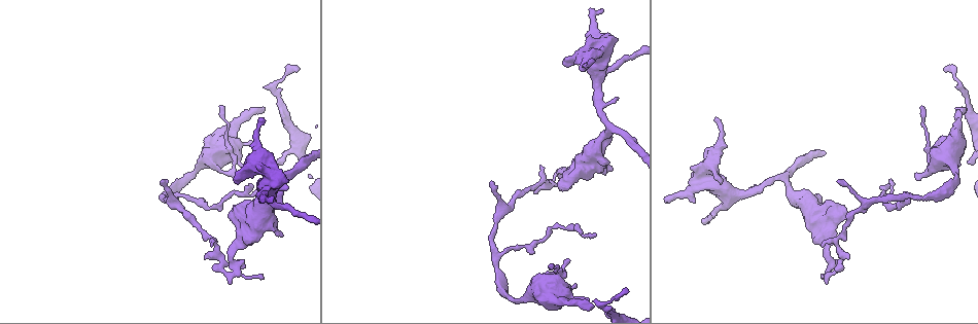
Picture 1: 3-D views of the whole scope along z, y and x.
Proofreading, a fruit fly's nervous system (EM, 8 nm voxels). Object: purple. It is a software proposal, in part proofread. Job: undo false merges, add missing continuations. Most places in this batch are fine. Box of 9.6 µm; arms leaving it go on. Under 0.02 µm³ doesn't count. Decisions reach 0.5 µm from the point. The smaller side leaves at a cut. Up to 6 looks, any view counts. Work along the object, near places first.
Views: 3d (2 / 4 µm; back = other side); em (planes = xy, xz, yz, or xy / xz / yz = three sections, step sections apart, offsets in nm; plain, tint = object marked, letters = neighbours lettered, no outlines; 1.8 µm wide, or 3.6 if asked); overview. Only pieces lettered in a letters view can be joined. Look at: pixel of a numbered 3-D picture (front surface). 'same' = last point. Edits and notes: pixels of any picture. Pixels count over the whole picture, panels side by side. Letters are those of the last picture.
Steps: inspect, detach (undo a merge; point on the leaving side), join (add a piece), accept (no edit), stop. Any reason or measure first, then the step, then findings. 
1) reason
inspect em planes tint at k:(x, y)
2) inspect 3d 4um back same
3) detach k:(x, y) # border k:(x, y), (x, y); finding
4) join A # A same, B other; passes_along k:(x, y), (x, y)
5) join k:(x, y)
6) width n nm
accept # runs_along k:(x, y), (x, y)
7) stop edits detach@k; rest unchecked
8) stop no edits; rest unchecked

sharp bend
inspect em planes letters at 1:(226, 272)

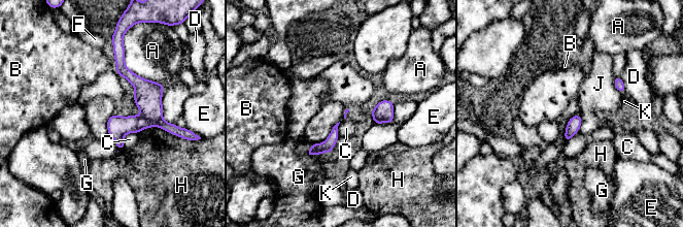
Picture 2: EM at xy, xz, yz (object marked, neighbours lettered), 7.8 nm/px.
detach 2:(117, 126) # A other, B other, C other, D other, E other, F other, G other, H other, J other, K other; border 2:(141, 114), (150, 122), (151, 126); two neurons meet here

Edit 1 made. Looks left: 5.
branch point
inspect em 3.6um planes letters at 1:(252, 220)

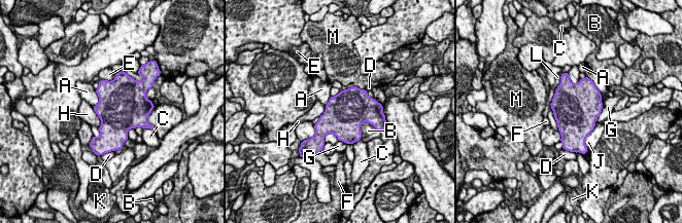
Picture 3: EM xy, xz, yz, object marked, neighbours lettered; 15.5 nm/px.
longest_contact L 550 nm
accept # A other, B other, C other, D other, E other, F other, G other, H other, J other, K other, L other, M other; all the same neuron

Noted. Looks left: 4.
stop edits detach@2; rest unchecked

